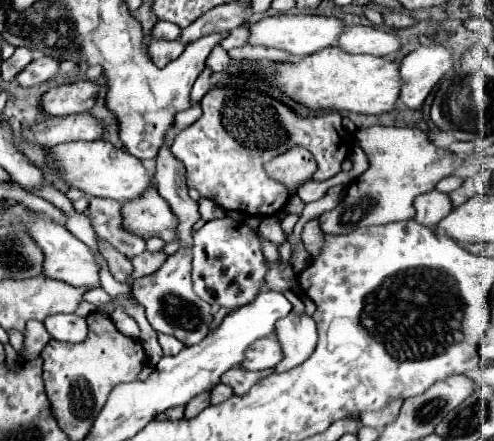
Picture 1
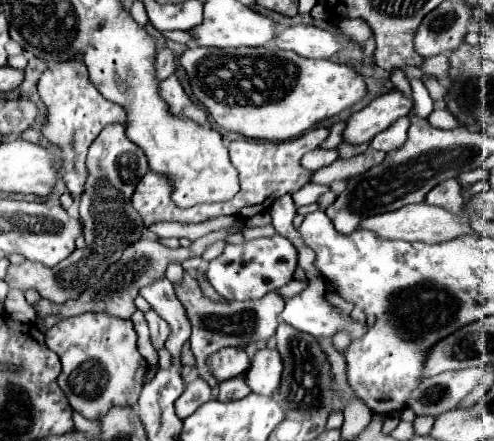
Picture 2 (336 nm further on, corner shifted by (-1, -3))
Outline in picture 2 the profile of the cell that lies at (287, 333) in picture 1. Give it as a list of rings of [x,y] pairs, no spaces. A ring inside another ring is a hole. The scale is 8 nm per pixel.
[[[263,348],[255,352],[251,368],[245,374],[245,382],[255,394],[273,396],[281,384],[281,372],[283,372],[281,354],[275,348]]]

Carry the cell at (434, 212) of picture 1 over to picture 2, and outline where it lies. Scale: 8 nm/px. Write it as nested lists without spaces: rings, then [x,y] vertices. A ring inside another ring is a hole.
[[[445,180],[441,184],[437,184],[425,198],[427,204],[435,204],[435,206],[441,206],[445,210],[451,210],[451,212],[459,212],[461,206],[465,204],[465,198],[463,198],[463,188],[457,180]]]

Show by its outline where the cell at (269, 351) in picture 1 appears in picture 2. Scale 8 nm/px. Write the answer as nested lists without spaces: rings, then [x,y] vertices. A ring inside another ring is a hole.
[[[221,348],[209,358],[209,368],[219,382],[245,374],[249,370],[249,364],[251,358],[243,348]]]

